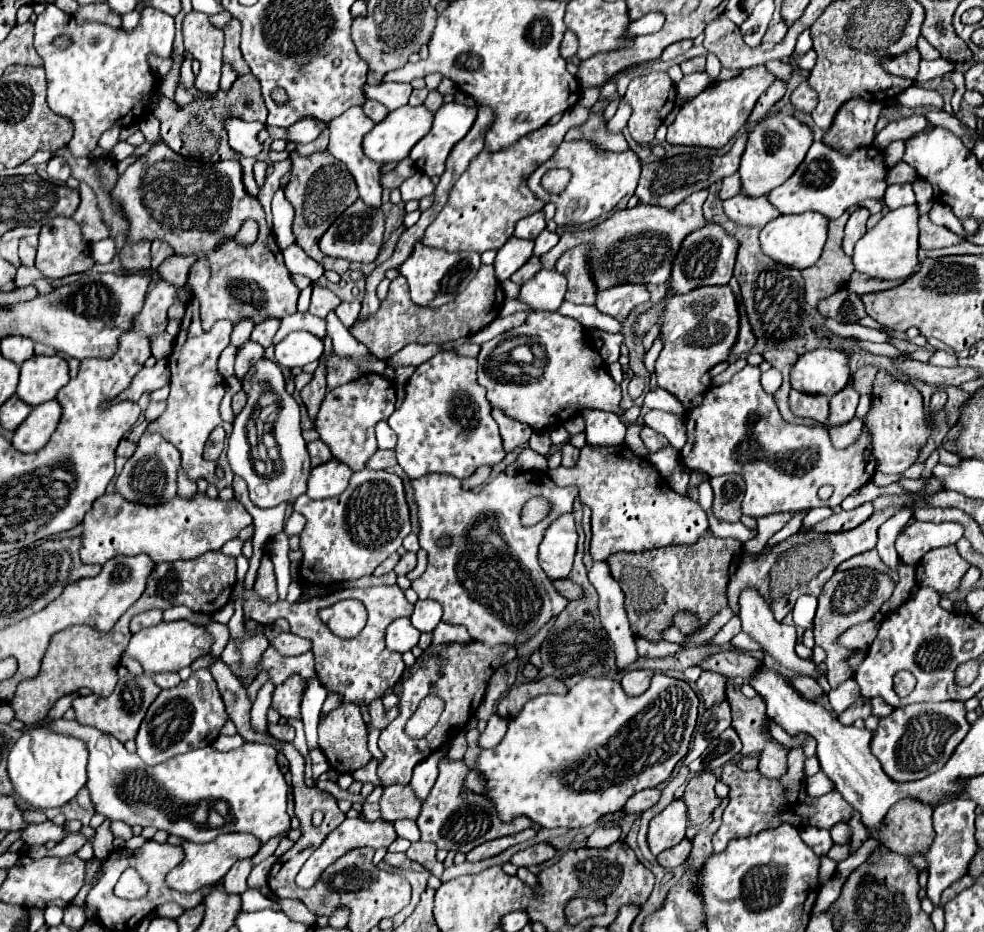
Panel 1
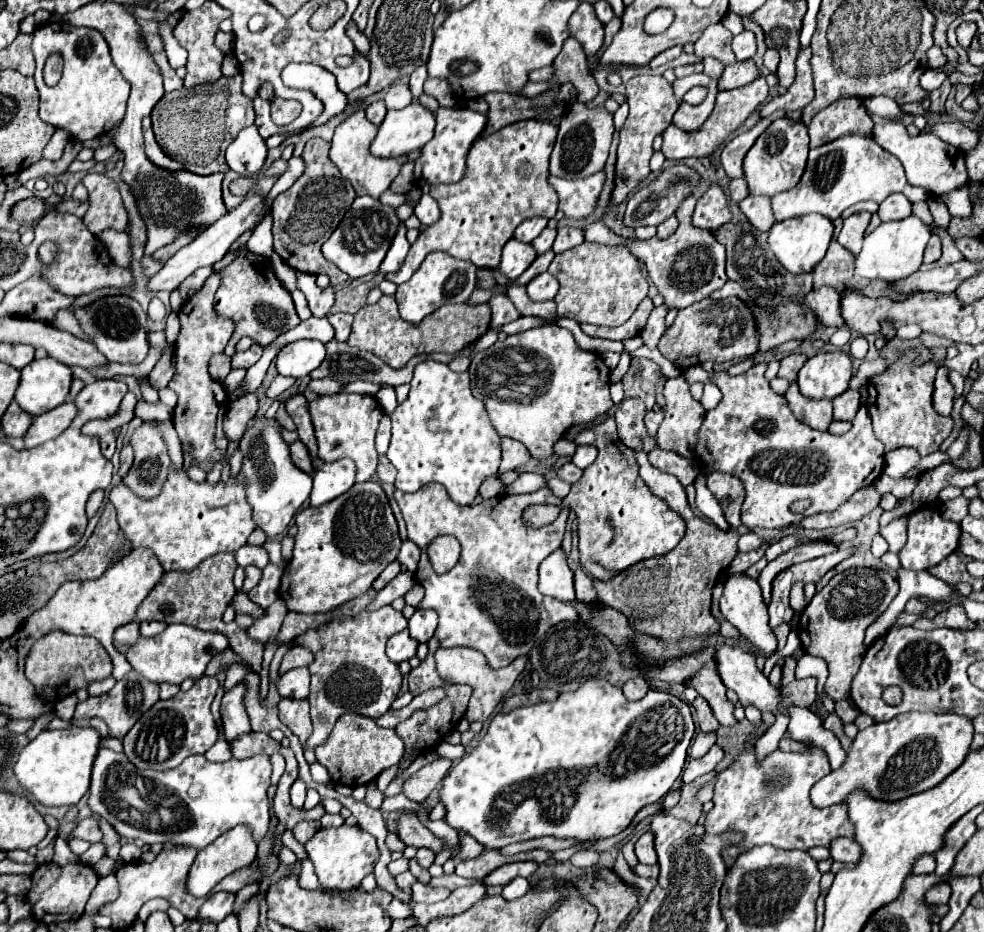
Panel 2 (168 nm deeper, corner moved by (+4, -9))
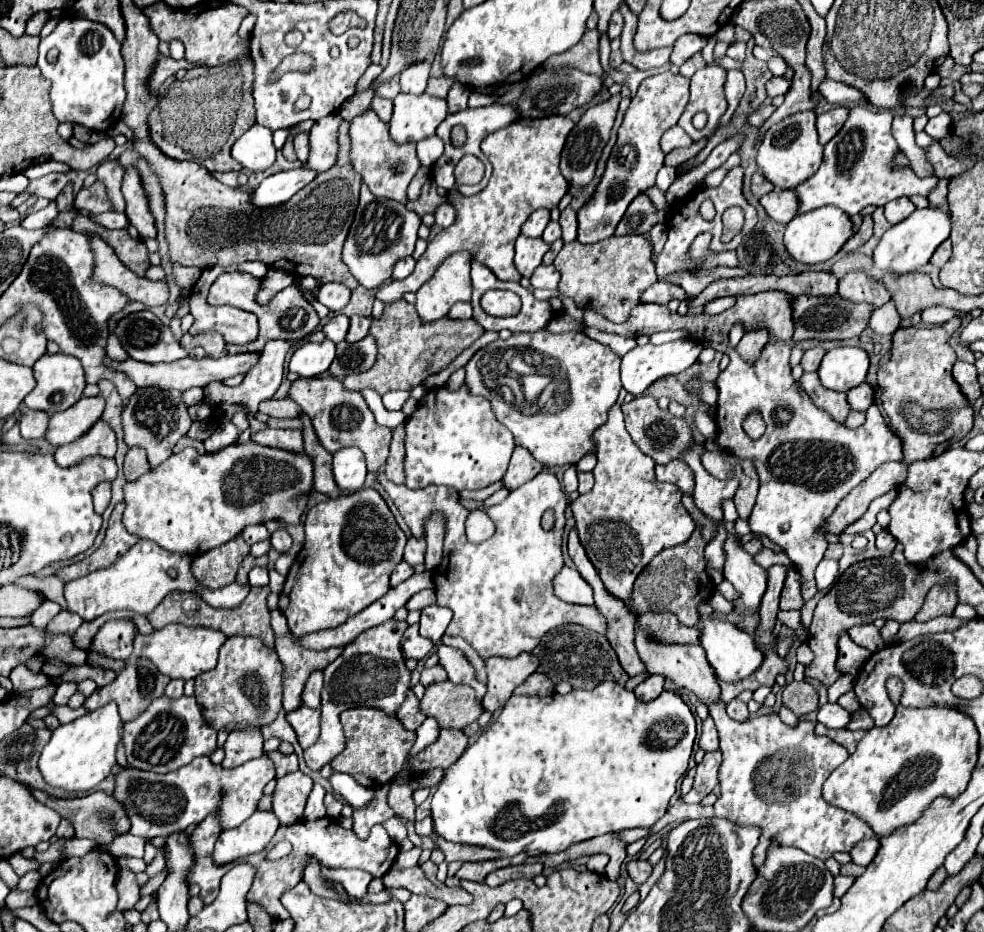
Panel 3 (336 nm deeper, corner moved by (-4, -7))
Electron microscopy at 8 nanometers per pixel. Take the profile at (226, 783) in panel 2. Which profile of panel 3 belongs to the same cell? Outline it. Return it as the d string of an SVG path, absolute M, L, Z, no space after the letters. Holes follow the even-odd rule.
M262 755L260 759L252 759L234 769L222 769L220 765L212 765L208 757L196 757L192 763L158 775L146 773L138 769L120 769L116 779L114 797L120 801L130 817L132 835L152 839L152 837L168 837L170 833L182 831L200 823L208 813L220 809L220 825L222 829L238 827L244 819L248 819L256 811L256 803L262 797L262 791L268 781L276 777L272 759Z

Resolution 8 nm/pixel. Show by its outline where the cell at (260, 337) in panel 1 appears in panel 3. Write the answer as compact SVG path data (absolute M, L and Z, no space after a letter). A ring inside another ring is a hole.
M242 353L242 355L228 355L228 357L220 357L220 359L212 359L212 357L204 357L204 359L180 359L176 363L158 363L158 365L150 365L150 363L140 363L134 359L128 359L124 363L116 363L112 359L106 357L106 365L124 371L138 387L160 387L160 389L180 389L186 391L190 387L206 387L212 381L224 381L228 377L234 375L244 375L256 361L260 359L258 353Z

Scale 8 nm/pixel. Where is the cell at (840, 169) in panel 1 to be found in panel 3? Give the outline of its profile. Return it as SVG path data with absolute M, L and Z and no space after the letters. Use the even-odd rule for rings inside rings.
M856 105L850 111L846 123L838 131L834 139L824 145L824 161L820 169L810 175L802 185L796 187L800 197L800 211L806 213L818 209L822 205L836 205L844 213L858 215L864 207L884 207L888 201L910 195L928 195L932 187L936 187L936 177L916 177L910 169L892 169L892 157L898 151L898 145L892 137L892 119L890 111L872 111L864 105ZM864 141L868 151L848 151L856 149L856 143Z

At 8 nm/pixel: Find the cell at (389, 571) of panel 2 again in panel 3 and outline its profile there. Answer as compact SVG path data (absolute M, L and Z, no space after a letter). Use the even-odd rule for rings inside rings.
M402 561L400 565L396 565L396 569L394 569L394 573L392 573L392 577L390 577L390 585L392 587L396 587L398 583L402 583L402 581L406 581L408 577L412 577L414 575L414 569L406 563L406 561Z

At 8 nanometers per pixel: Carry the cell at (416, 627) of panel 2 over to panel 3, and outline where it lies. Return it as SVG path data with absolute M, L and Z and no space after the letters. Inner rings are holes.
M440 605L424 607L422 617L420 617L420 635L438 643L446 631L450 619L452 619L452 611L448 607L440 607Z

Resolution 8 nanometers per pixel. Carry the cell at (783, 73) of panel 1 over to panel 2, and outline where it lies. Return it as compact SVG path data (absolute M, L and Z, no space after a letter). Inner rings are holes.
M752 59L736 63L736 65L728 65L722 73L722 77L718 79L718 89L734 89L740 85L746 85L754 79L760 77L760 69L756 67L756 63Z

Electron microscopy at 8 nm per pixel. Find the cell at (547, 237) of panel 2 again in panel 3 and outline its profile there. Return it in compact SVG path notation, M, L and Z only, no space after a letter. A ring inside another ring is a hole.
M550 221L548 227L546 227L544 233L542 233L542 239L544 239L546 243L554 243L556 239L560 239L560 235L562 235L562 231L560 231L558 221Z

